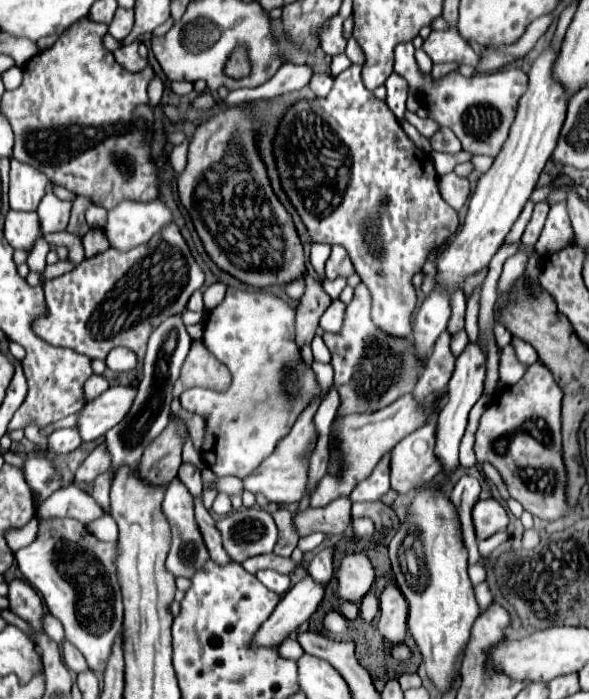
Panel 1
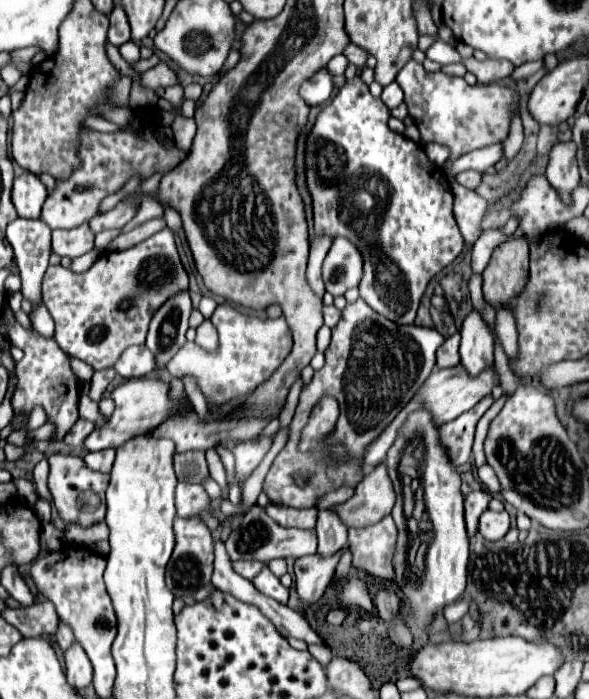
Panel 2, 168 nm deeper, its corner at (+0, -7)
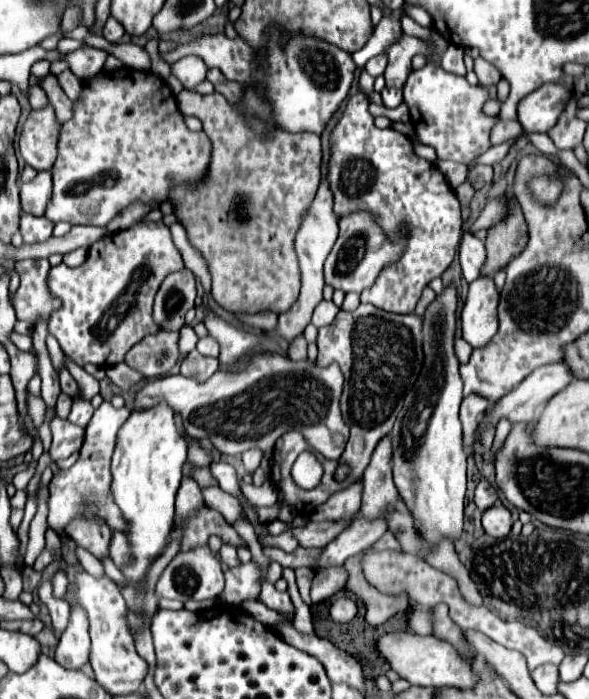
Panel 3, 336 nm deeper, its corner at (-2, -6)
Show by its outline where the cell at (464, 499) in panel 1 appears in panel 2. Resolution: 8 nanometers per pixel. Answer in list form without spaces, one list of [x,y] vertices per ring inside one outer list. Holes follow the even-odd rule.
[[[469,492],[465,496],[465,524],[467,524],[467,534],[469,536],[477,534],[479,516],[487,510],[489,500],[491,500],[489,492]]]

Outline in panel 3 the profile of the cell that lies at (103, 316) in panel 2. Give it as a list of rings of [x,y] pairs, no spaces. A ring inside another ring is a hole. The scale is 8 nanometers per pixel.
[[[139,221],[129,229],[107,233],[89,247],[83,265],[51,267],[47,283],[51,293],[61,297],[63,307],[53,311],[49,333],[77,365],[93,363],[97,367],[113,367],[143,337],[159,333],[159,325],[151,315],[153,299],[165,275],[181,267],[181,253],[173,245],[171,231],[163,221]]]

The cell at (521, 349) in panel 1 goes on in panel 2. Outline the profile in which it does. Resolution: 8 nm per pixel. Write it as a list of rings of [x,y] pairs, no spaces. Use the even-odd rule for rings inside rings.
[[[497,308],[497,334],[499,334],[499,340],[507,352],[509,358],[515,358],[519,356],[519,348],[517,348],[517,340],[519,340],[519,332],[517,332],[517,326],[515,326],[515,316],[511,314],[509,308]]]

